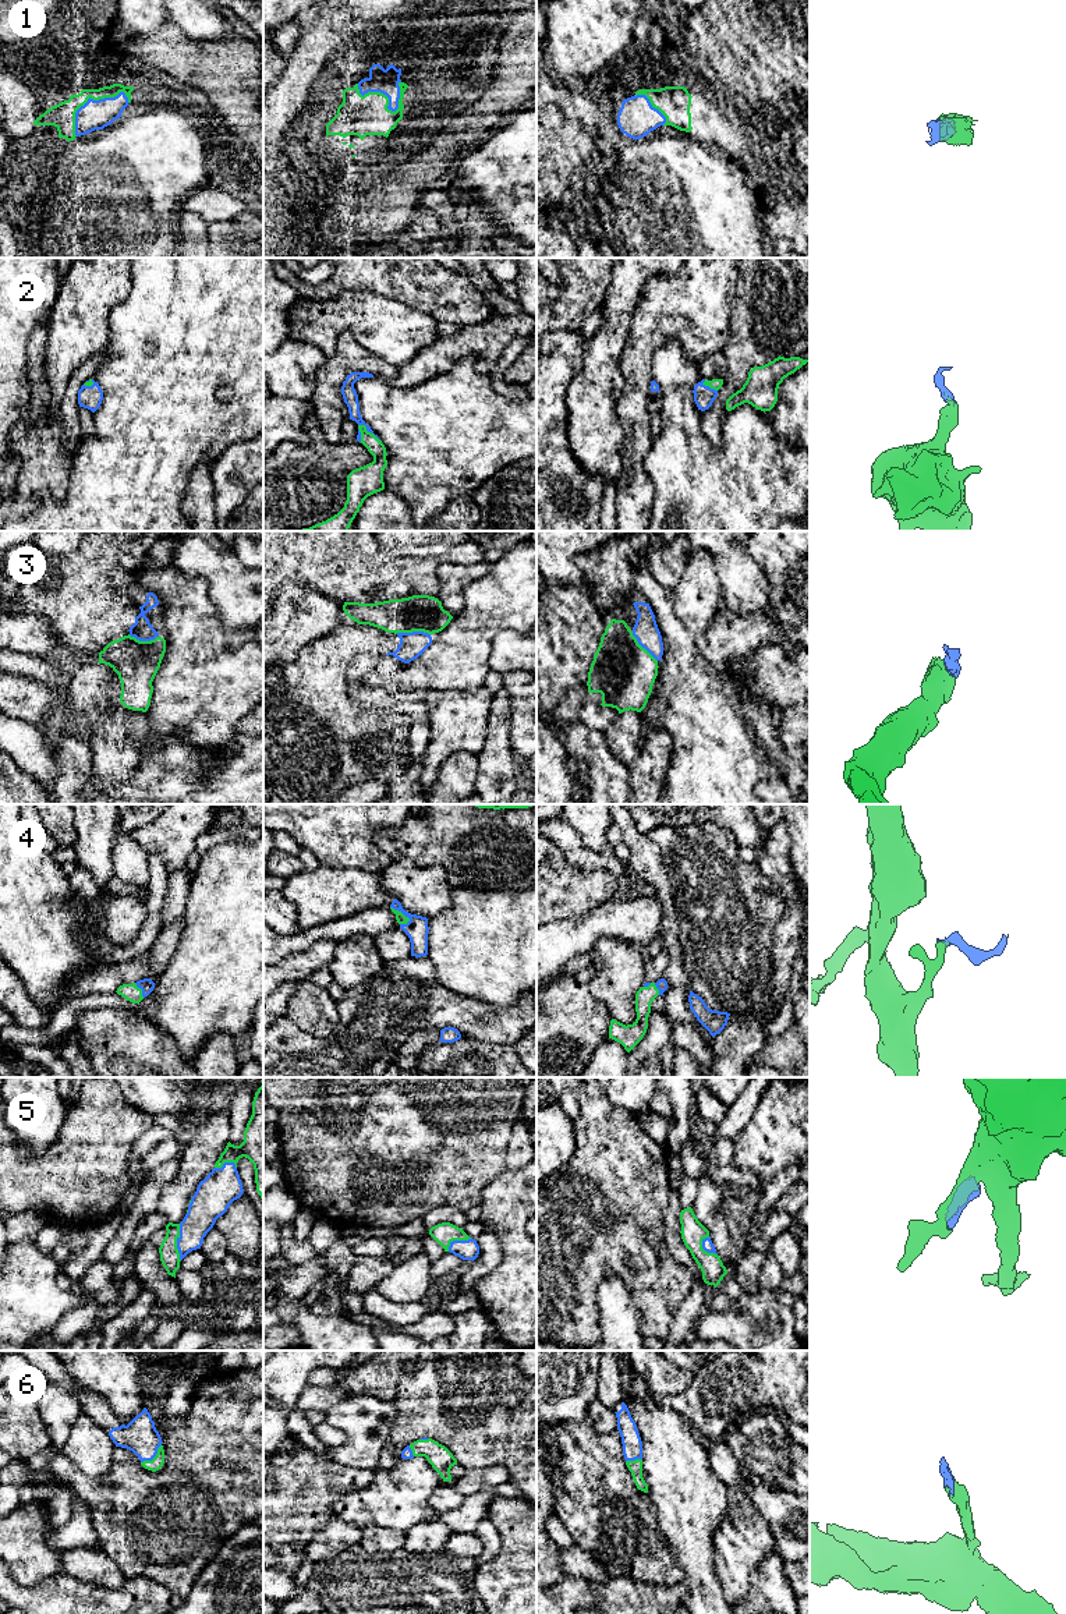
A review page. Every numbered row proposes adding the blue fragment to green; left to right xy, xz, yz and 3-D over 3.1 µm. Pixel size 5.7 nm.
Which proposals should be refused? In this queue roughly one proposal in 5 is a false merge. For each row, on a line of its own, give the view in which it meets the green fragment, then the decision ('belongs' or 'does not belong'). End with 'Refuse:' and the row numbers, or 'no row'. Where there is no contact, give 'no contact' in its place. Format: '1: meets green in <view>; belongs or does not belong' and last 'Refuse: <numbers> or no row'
1: meets green in xz; belongs
2: meets green in xz; belongs
3: meets green in xz; belongs
4: meets green in xz; belongs
5: meets green in xy; belongs
6: meets green in xy; belongs
Refuse: no row

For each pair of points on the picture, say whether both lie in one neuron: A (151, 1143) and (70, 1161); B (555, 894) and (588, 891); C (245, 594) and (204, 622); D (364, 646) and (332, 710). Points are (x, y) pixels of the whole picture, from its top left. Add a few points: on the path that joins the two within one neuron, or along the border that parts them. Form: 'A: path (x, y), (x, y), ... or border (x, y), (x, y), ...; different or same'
A: border (153, 1124), (133, 1144), (128, 1160), (128, 1179); different
B: path (563, 892), (580, 891); same
C: border (206, 581), (208, 597), (220, 618), (225, 644); different
D: path (346, 657), (332, 671), (332, 692); same

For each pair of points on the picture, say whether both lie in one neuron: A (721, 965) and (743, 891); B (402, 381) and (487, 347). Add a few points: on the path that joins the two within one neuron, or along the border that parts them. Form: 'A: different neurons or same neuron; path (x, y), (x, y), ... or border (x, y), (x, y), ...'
A: same neuron; path (726, 947), (728, 909)
B: same neuron; path (422, 367), (454, 347), (466, 347)

